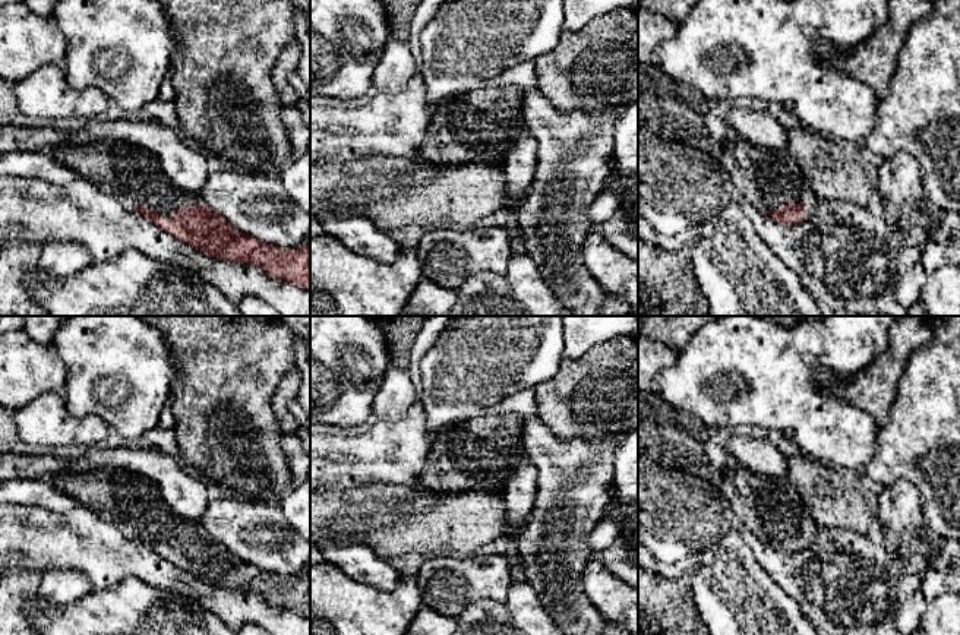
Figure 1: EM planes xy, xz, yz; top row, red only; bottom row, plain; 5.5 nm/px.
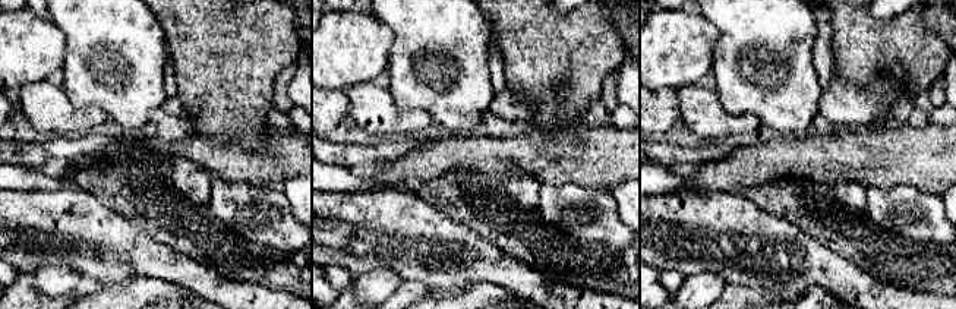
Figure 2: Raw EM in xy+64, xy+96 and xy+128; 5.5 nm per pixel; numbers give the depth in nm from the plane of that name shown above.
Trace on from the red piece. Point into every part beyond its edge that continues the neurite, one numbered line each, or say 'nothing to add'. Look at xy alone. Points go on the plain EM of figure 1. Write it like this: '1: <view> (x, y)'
1: xy (132, 502)

